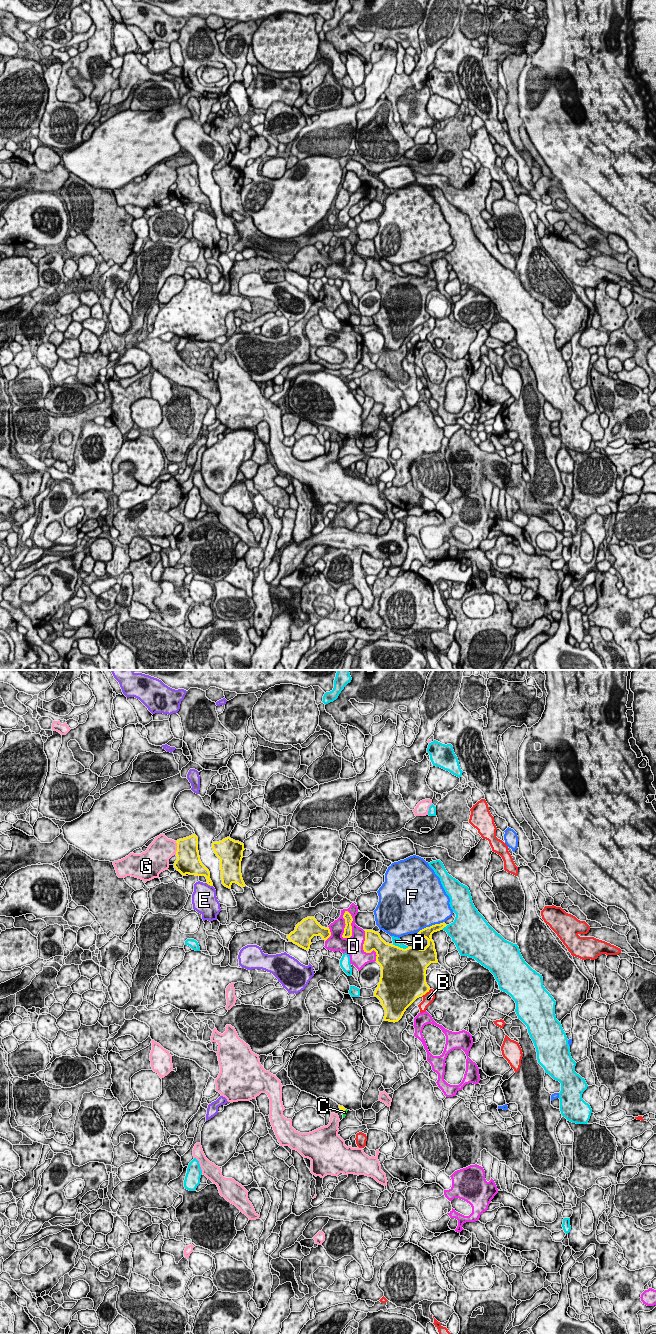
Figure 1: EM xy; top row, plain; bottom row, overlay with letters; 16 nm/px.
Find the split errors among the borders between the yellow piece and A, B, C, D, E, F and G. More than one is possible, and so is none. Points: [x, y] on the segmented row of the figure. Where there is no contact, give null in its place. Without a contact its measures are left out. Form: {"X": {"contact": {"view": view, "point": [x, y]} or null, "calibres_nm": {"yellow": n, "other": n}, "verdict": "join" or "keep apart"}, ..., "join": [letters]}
{"A": {"contact": {"view": "xy", "point": [401, 948]}, "calibres_nm": {"yellow": 500, "other": 130}, "verdict": "keep apart"}, "B": {"contact": {"view": "xy", "point": [425, 993]}, "calibres_nm": {"yellow": 440, "other": 180}, "verdict": "keep apart"}, "C": {"contact": {"view": "xy", "point": [344, 1110]}, "calibres_nm": {"yellow": 70, "other": 60}, "verdict": "keep apart"}, "D": {"contact": {"view": "xy", "point": [350, 924]}, "calibres_nm": {"yellow": 130, "other": 220}, "verdict": "keep apart"}, "E": {"contact": {"view": "xy", "point": [209, 884]}, "calibres_nm": {"yellow": 160, "other": 380}, "verdict": "keep apart"}, "F": {"contact": {"view": "xy", "point": [430, 926]}, "calibres_nm": {"yellow": 170, "other": 480}, "verdict": "keep apart"}, "G": {"contact": {"view": "xy", "point": [177, 848]}, "calibres_nm": {"yellow": 380, "other": 380}, "verdict": "keep apart"}, "join": []}

